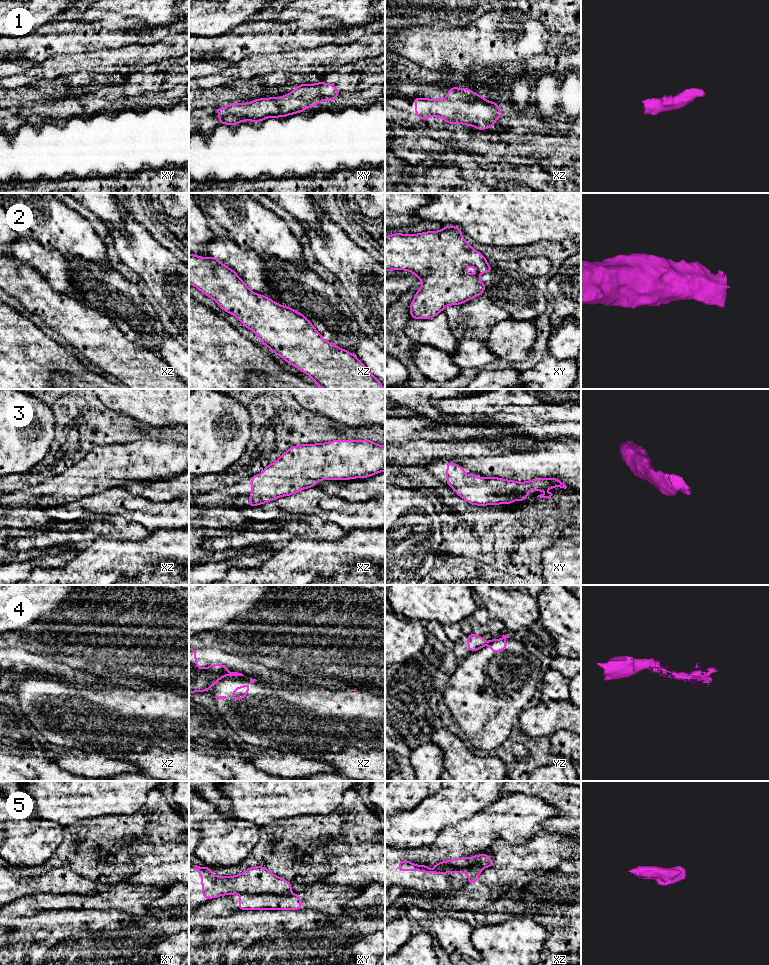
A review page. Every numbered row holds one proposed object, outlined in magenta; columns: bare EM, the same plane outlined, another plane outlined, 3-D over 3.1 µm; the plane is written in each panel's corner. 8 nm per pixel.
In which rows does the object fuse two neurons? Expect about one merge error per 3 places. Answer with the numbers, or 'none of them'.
4, 5

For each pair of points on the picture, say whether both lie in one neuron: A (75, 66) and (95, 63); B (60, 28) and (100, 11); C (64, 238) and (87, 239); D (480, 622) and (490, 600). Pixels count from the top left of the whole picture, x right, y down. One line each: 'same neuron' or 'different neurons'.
A: same neuron
B: different neurons
C: same neuron
D: different neurons

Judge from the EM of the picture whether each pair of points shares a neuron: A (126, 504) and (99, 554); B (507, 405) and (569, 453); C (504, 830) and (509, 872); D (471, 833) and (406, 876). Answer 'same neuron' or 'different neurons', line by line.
A: different neurons
B: different neurons
C: different neurons
D: same neuron

